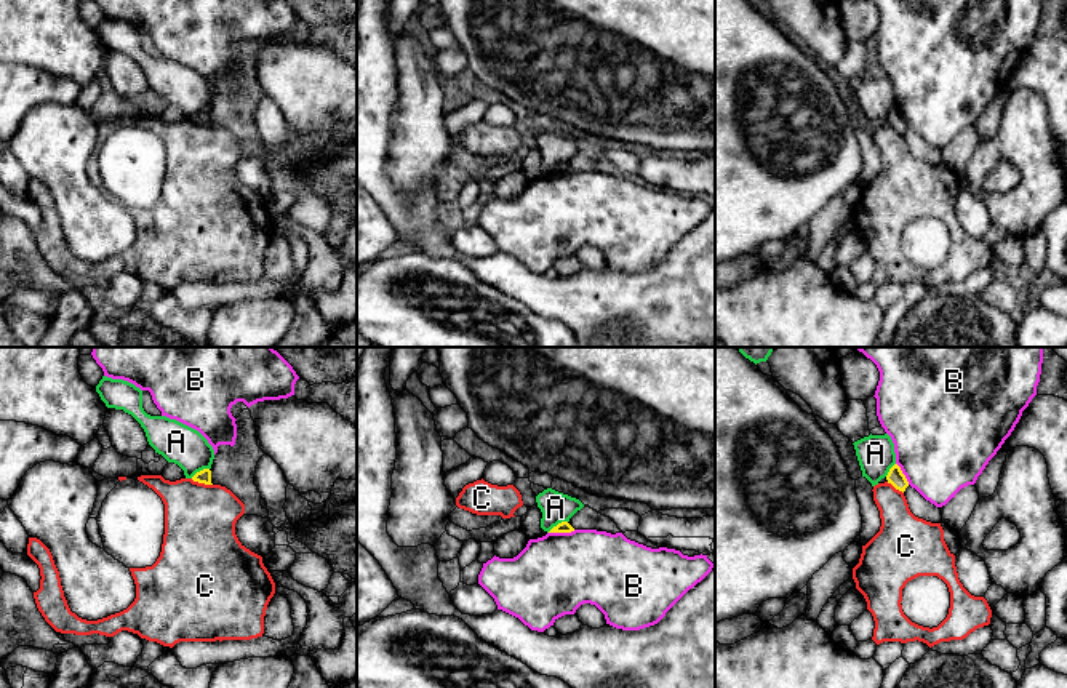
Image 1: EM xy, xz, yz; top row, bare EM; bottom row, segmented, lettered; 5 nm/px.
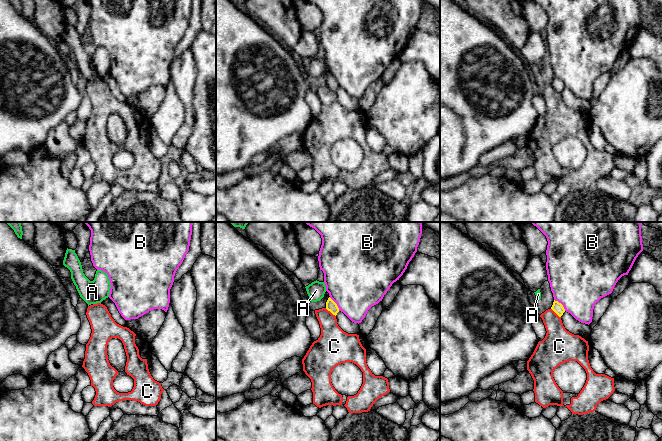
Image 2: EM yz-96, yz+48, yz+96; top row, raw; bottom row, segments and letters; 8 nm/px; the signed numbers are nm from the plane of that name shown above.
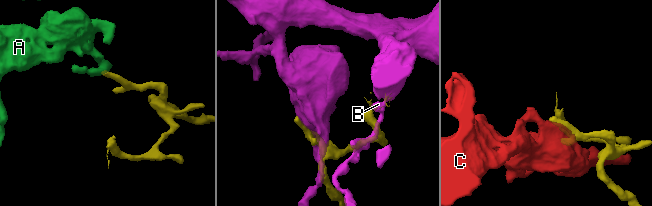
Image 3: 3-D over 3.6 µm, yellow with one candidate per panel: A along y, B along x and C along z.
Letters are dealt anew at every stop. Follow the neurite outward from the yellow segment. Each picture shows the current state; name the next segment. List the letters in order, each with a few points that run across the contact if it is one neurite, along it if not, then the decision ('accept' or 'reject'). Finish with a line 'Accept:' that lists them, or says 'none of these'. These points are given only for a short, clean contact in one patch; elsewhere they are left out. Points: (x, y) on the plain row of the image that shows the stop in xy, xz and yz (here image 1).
A: line xz (567, 162), (562, 162), (547, 173); reject
B: reject
C: reject
Accept: none of these

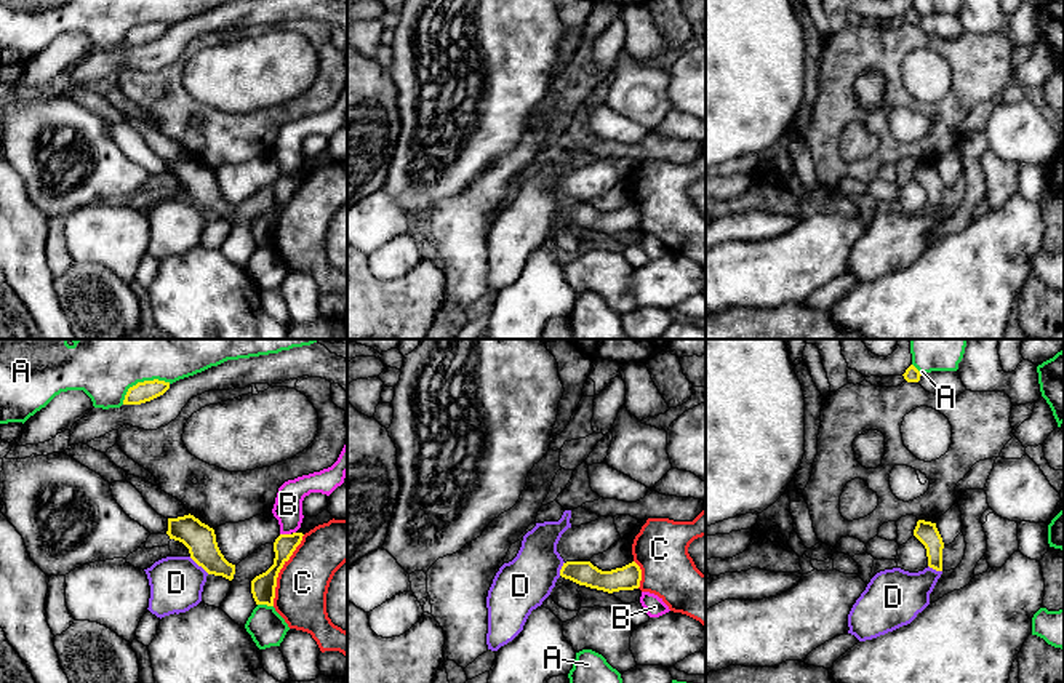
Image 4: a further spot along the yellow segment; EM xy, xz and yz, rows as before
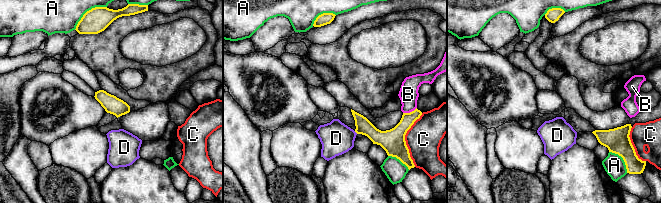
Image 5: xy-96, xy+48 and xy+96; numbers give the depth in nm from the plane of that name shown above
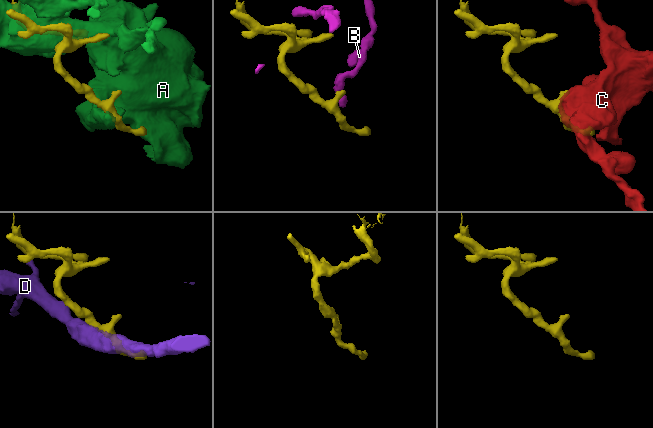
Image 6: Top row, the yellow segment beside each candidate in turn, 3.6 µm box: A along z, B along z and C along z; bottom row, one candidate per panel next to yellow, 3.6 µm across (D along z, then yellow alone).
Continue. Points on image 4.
A: reject
B: line xy (280, 175), (290, 176); reject
C: line xy (304, 176), (279, 215), (272, 247); reject
D: line xy (189, 199), (208, 215); reject
Accept: none of these

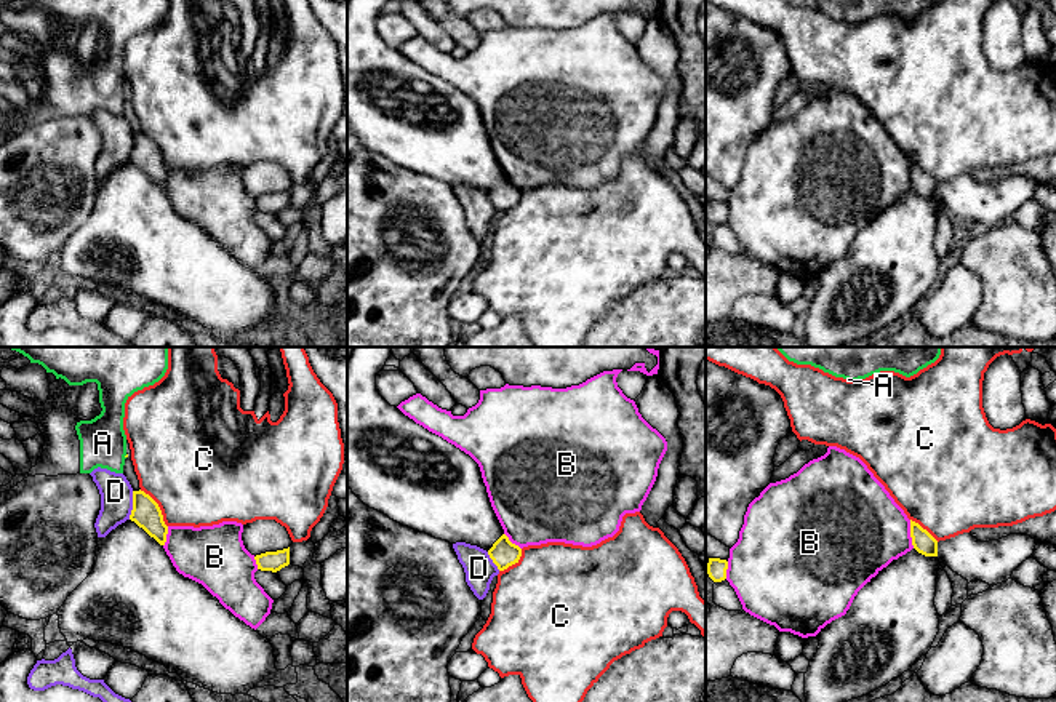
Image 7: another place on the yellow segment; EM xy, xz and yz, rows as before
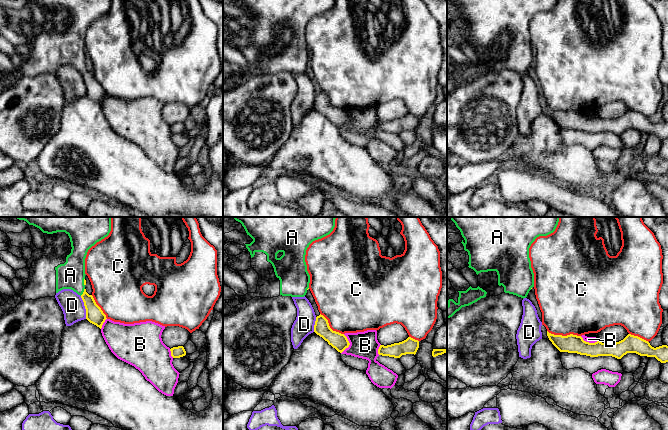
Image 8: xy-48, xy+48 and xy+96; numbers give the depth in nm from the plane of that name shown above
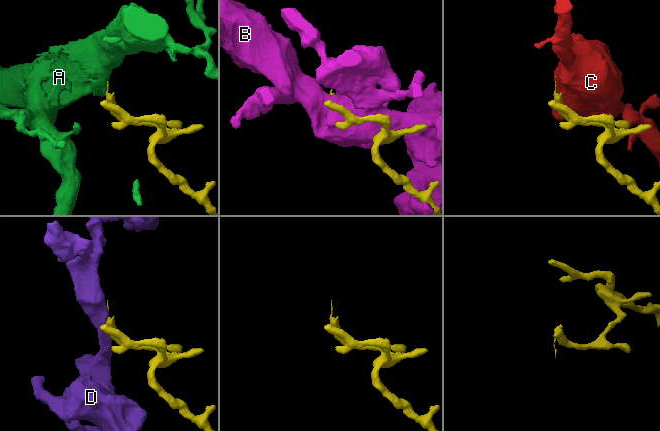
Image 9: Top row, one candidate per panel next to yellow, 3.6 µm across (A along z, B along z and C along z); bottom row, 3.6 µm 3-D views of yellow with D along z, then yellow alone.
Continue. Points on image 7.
A: accept
B: reject
C: reject
D: line xy (133, 133), (133, 151), (128, 160); reject
Accept: A

